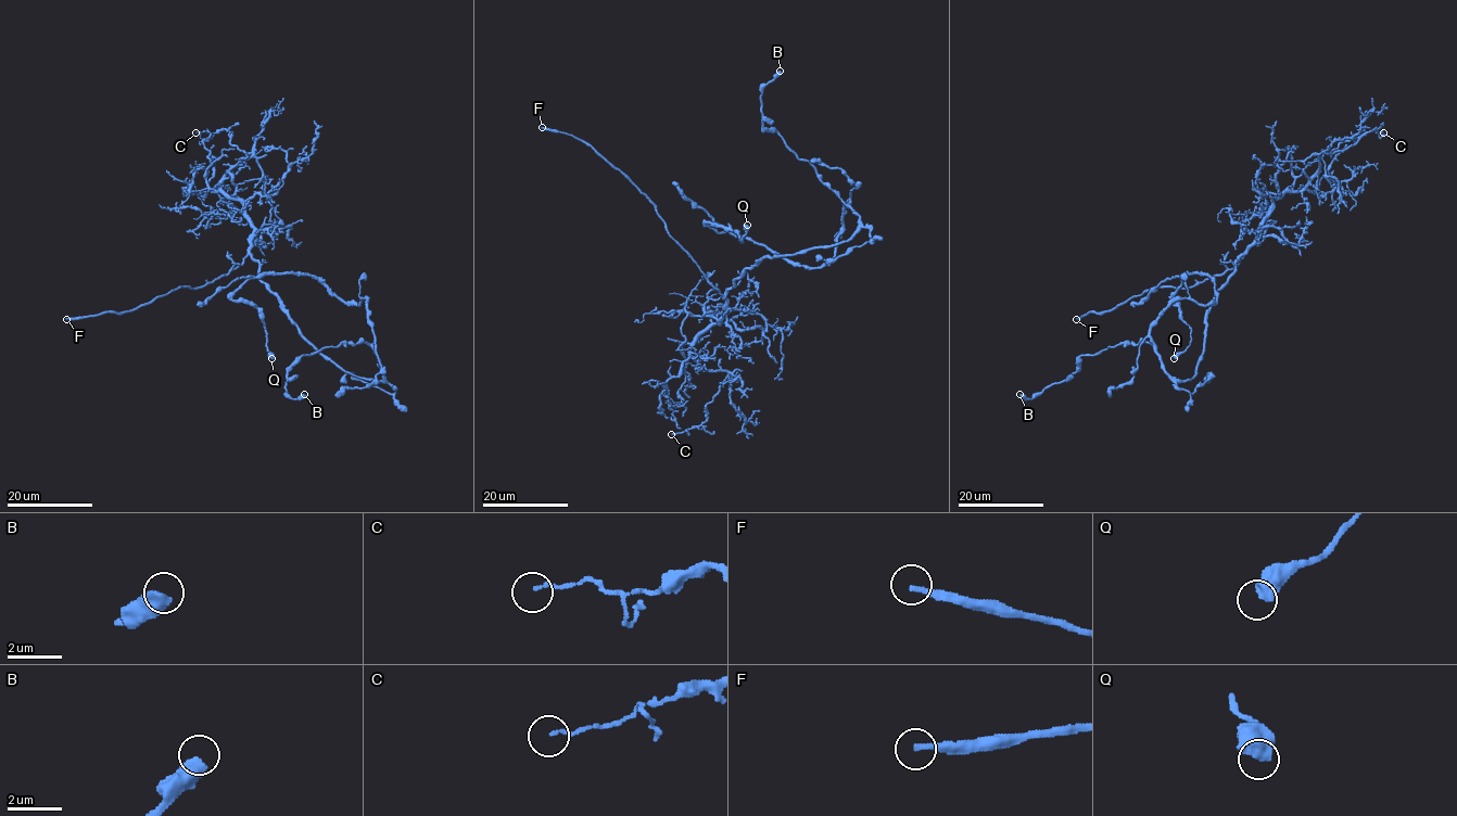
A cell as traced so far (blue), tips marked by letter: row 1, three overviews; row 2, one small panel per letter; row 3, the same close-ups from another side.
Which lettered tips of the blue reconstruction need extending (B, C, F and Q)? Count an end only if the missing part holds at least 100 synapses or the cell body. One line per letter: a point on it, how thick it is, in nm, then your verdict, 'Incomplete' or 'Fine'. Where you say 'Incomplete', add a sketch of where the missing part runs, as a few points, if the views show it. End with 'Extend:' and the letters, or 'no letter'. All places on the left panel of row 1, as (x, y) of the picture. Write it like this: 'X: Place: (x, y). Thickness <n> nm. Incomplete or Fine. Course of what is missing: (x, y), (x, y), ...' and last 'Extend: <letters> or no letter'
B: Place: (304, 394). Thickness 500 nm. Fine
C: Place: (195, 132). Thickness 110 nm. Fine
F: Place: (66, 319). Thickness 240 nm. Incomplete
Q: Place: (271, 358). Thickness 650 nm. Fine
Extend: F

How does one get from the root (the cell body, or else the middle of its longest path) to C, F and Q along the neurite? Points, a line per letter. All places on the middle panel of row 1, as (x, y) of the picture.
C: (821, 246), (765, 256), (734, 281), (729, 308), (691, 349), (702, 367), (727, 375), (706, 420), (671, 434)
F: (821, 246), (765, 256), (722, 295), (669, 234), (656, 205), (618, 169), (580, 140), (542, 127)
Q: (821, 246), (857, 229), (849, 201), (835, 255), (818, 267), (708, 222), (742, 242), (747, 225)

